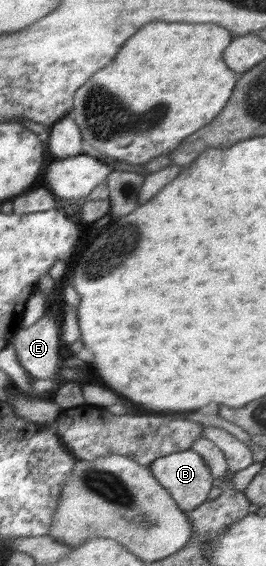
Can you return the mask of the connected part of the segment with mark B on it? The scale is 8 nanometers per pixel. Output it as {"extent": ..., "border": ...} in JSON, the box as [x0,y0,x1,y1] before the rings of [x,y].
{"extent":[149,449,213,511],"border":[[[192,449],[173,452],[154,460],[149,469],[182,511],[192,511],[208,500],[213,476],[198,452]]]}

